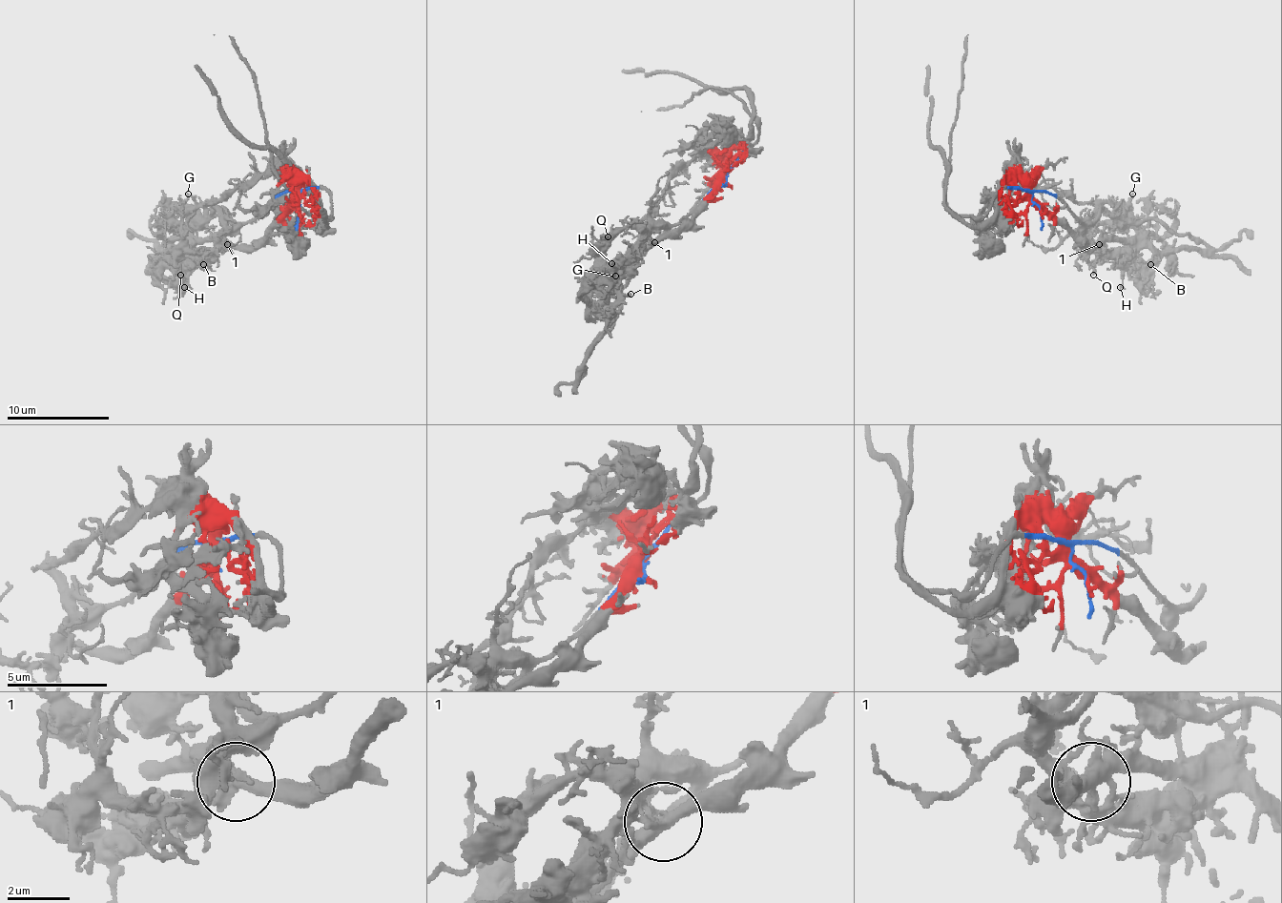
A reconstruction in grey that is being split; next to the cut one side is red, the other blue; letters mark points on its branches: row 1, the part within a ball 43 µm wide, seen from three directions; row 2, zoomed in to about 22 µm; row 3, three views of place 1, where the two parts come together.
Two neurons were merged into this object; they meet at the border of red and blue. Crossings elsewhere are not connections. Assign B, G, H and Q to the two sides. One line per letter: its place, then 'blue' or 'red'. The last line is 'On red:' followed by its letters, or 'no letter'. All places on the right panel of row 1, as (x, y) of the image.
B: (1150, 264) | red
G: (1132, 194) | blue
H: (1120, 287) | blue
Q: (1093, 275) | blue
On red: B

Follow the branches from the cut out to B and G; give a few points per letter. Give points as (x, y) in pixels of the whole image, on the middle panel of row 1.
B: (723, 173), (721, 186), (682, 227), (674, 235), (662, 235), (627, 270), (621, 293), (631, 293)
G: (723, 173), (711, 191), (680, 221), (662, 232), (613, 275), (616, 275)

